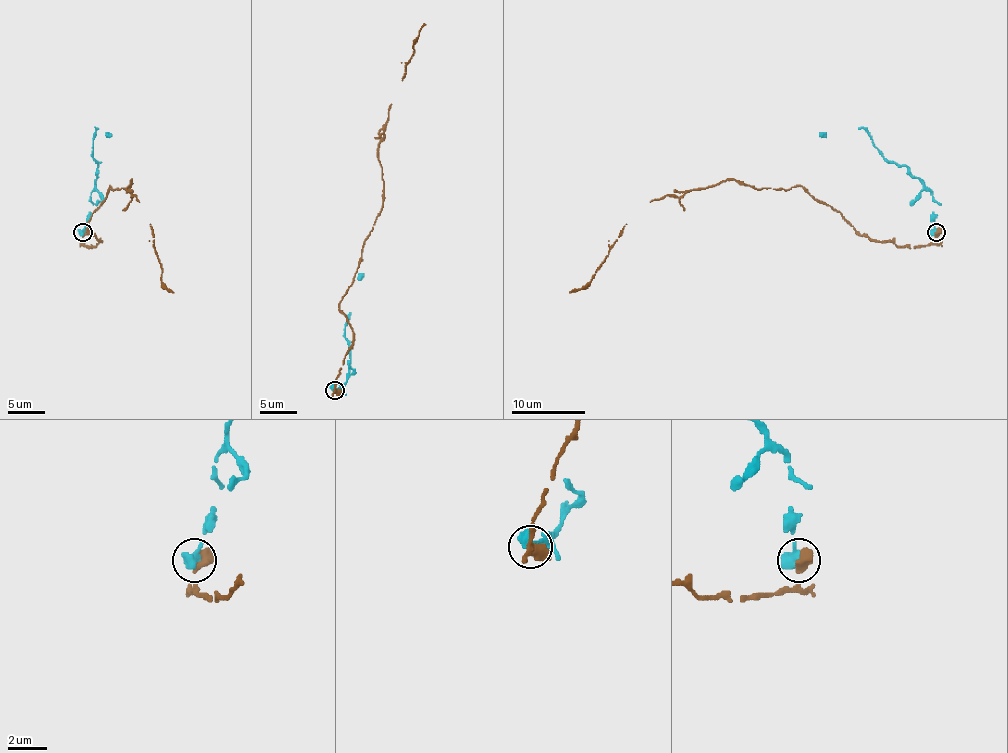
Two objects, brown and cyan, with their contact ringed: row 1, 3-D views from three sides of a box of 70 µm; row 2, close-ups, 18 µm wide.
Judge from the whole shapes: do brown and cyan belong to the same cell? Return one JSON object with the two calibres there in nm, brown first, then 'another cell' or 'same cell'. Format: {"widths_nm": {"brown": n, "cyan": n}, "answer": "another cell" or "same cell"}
{"widths_nm": {"brown": 600, "cyan": 550}, "answer": "another cell"}

